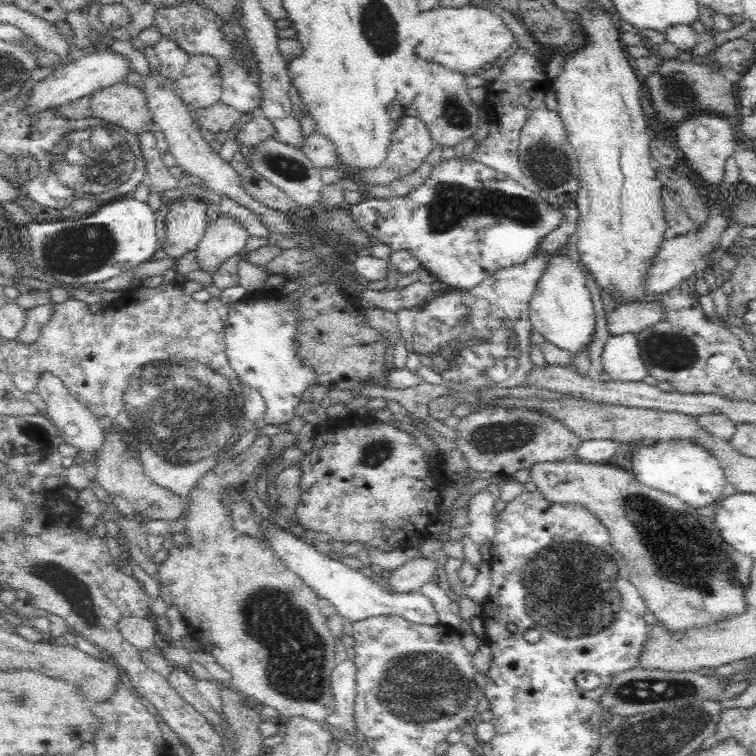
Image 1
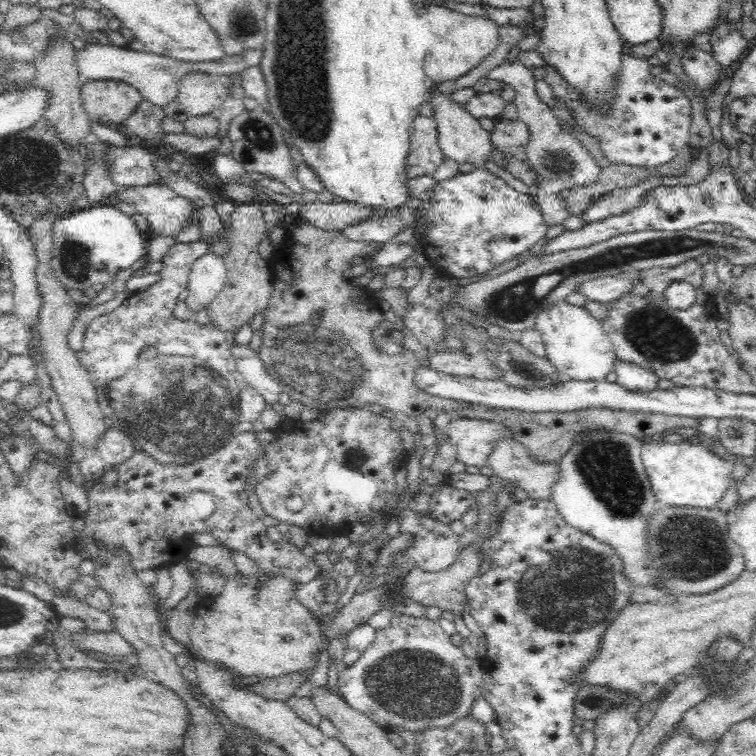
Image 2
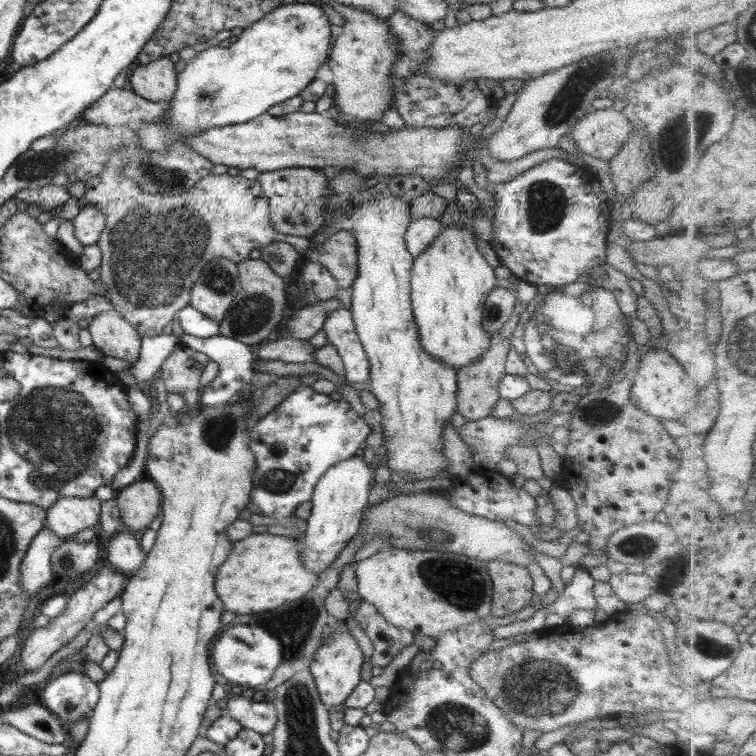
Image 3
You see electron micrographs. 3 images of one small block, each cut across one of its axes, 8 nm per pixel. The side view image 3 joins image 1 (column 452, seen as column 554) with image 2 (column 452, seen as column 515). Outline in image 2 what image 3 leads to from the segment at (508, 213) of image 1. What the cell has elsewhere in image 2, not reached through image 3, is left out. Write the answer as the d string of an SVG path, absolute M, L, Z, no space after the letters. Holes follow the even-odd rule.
M477 167L476 170L466 174L459 172L452 178L435 183L432 196L411 198L400 206L396 206L392 212L378 216L372 213L366 220L348 225L343 230L344 234L353 241L374 241L384 244L390 242L393 236L405 228L413 226L414 234L419 239L418 249L432 263L439 275L447 278L477 280L479 276L486 275L497 266L510 262L521 254L526 254L527 251L534 251L545 241L549 226L534 197L514 190L502 178L494 176L482 167Z

